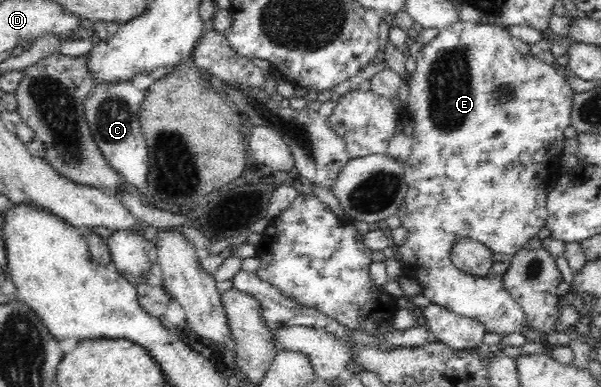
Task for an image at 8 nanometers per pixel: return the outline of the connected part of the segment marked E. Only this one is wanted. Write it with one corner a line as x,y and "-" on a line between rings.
457,22
455,25
445,28
440,34
429,42
423,45
421,50
416,55
416,68
408,74
409,83
409,98
407,98
406,109
407,116
413,120
413,129
411,130
413,139
412,151
409,158
404,162
404,177
408,184
406,197
401,202
397,215
403,227
409,232
405,243
398,246
399,254
404,266
407,268
419,268
419,272
424,272
423,278
415,278
421,282
423,288
429,288
437,294
425,294
432,303
447,307
447,310
461,316
476,318
485,326
487,332
500,334
504,342
514,341
517,335
525,330
525,311
515,302
515,299
509,294
504,287
502,274
490,273
485,278
480,276
471,276
461,272
451,261
451,248
453,244
462,239
471,239
481,242
491,252
513,256
519,250
527,247
527,243
533,237
540,234
542,228
546,227
547,222
547,207
546,200
548,197
546,180
549,178
549,170
553,168
555,162
560,163
560,157
563,153
563,144
566,138
563,137
563,130
570,125
571,109
573,109
573,98
576,96
571,89
567,79
559,74
553,65
547,64
545,61
539,60
532,52
531,47
526,42
515,38
509,33
507,27
493,26
489,24
475,22

